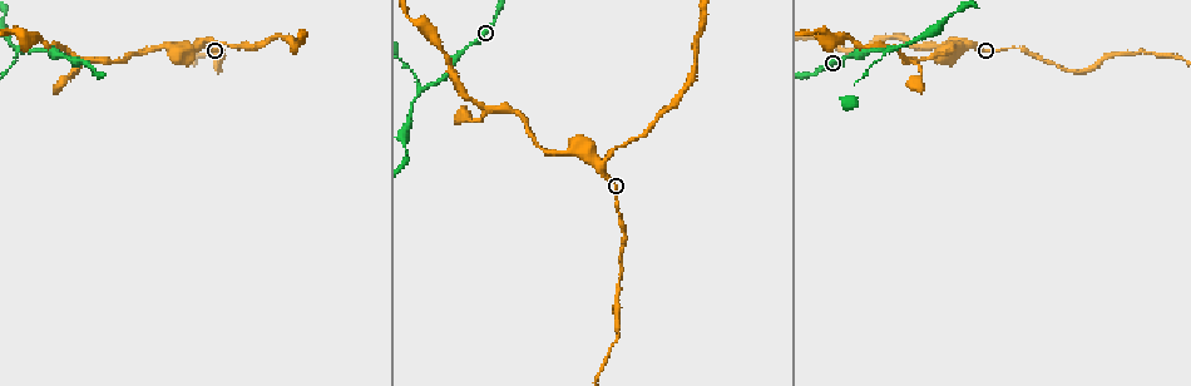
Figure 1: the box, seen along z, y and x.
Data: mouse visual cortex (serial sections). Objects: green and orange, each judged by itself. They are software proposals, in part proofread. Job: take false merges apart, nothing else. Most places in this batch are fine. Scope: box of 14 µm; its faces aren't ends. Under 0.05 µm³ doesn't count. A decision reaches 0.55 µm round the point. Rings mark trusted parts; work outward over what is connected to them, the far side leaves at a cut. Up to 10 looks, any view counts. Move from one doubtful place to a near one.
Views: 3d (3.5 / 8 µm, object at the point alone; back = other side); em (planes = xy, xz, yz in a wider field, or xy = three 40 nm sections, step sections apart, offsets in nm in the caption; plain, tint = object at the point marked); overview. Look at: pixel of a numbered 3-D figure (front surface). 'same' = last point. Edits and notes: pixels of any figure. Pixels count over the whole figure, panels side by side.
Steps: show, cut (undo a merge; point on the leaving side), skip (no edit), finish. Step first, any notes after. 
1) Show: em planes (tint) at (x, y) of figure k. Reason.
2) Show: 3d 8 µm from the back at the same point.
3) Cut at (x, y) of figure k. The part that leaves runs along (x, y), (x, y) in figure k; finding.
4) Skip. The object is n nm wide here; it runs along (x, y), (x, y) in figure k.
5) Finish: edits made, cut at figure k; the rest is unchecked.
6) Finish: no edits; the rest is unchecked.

Show: 3d 8 µm from the back at (16, 50) of figure 1. Sharp bend.

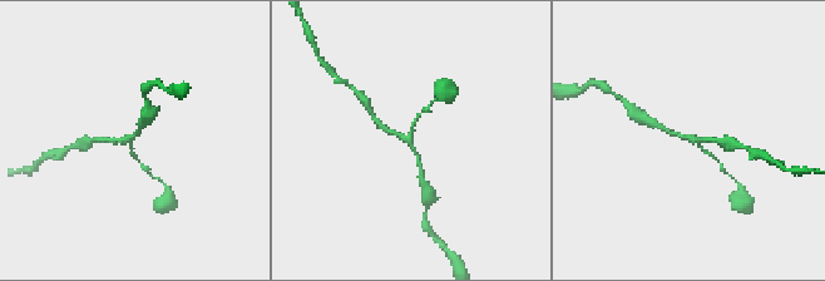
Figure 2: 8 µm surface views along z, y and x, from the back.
Show: 3d 3.5 µm from the back at (405, 138) of figure 2.

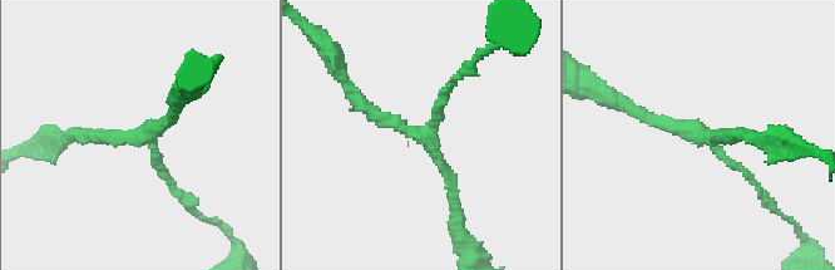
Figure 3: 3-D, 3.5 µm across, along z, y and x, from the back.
Show: em xy step 2 (tint) at (143, 133) of figure 3.

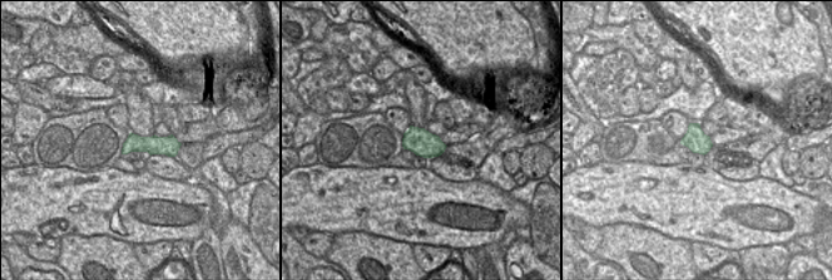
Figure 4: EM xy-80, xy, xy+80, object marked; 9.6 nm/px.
Skip. Continuous, no second cell.

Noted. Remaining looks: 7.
Show: 3d 3.5 µm from the back at (580, 147) of figure 1.

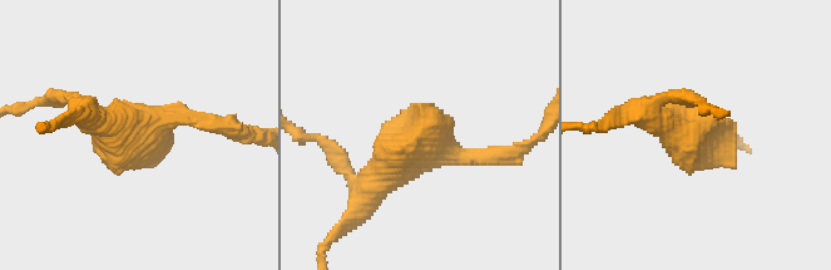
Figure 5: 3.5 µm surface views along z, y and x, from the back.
Show: em xy step 5 (tint) at (426, 141) of figure 5.

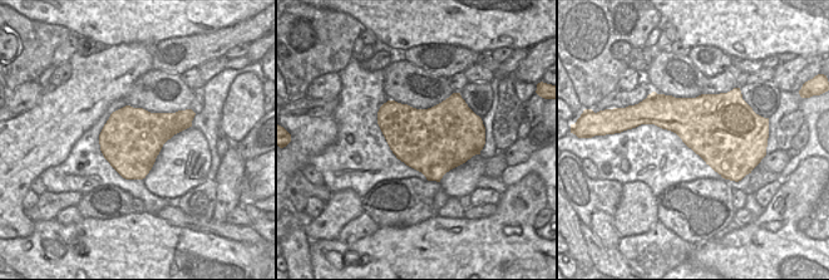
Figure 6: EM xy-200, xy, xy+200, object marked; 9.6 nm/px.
Skip. It runs along (364, 195), (423, 143), (503, 153) in figure 5; all the same cell.

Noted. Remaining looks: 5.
Show: 3d 8 µm at (908, 62) of figure 1. Three arms meet.

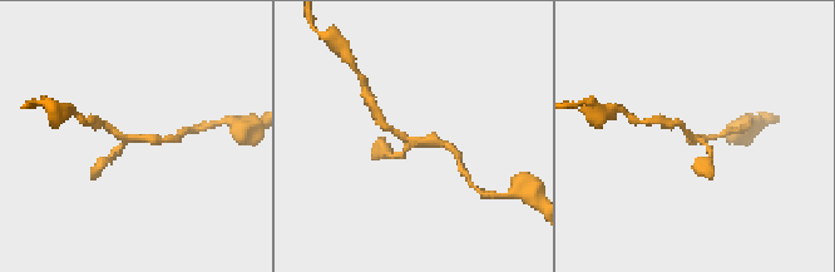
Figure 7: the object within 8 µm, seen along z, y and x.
Show: em xy step 5 (tint) at (694, 140) of figure 7. 3 arms meet here; the arms are 150, 200, 250 nm wide.

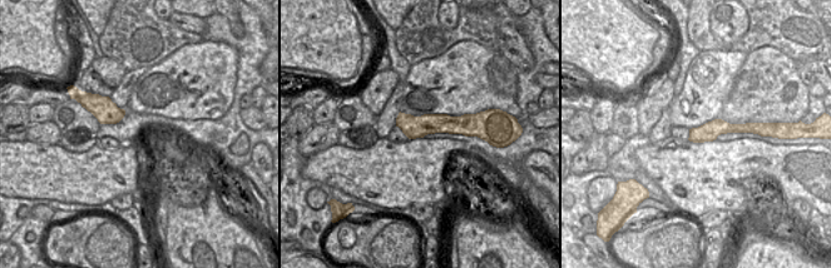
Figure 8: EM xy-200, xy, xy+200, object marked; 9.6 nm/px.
Skip. It runs along (449, 146), (406, 139), (385, 125) in figure 7; continuous, no second cell.

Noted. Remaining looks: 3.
Show: 3d 8 µm at (622, 254) of figure 1. Thin neck.

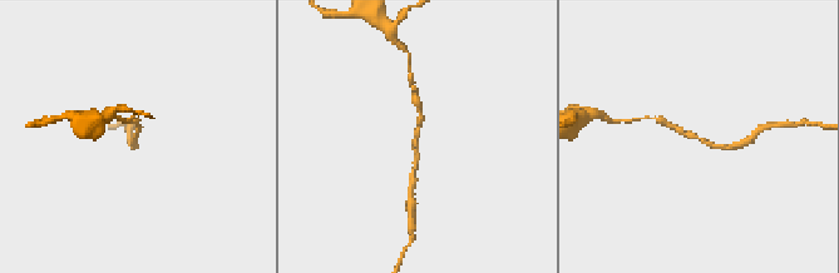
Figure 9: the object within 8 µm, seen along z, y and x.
Show: em xy step 1 (tint) at (701, 142) of figure 9.

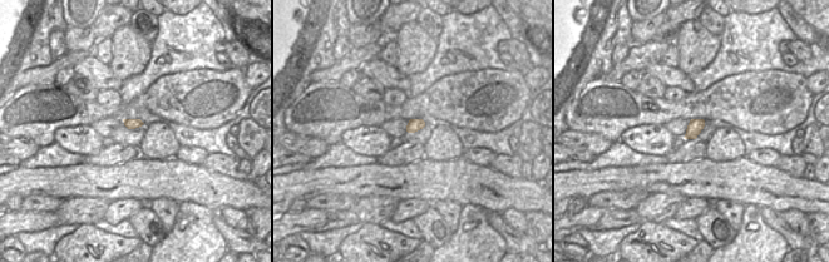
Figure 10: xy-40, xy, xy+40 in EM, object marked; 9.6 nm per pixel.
Skip. The arms are 150, 200 nm wide; it runs along (671, 125), (715, 147), (734, 147) in figure 9; continuous, no second cell.

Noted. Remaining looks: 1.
Finish: no edits; the rest is unchecked.

